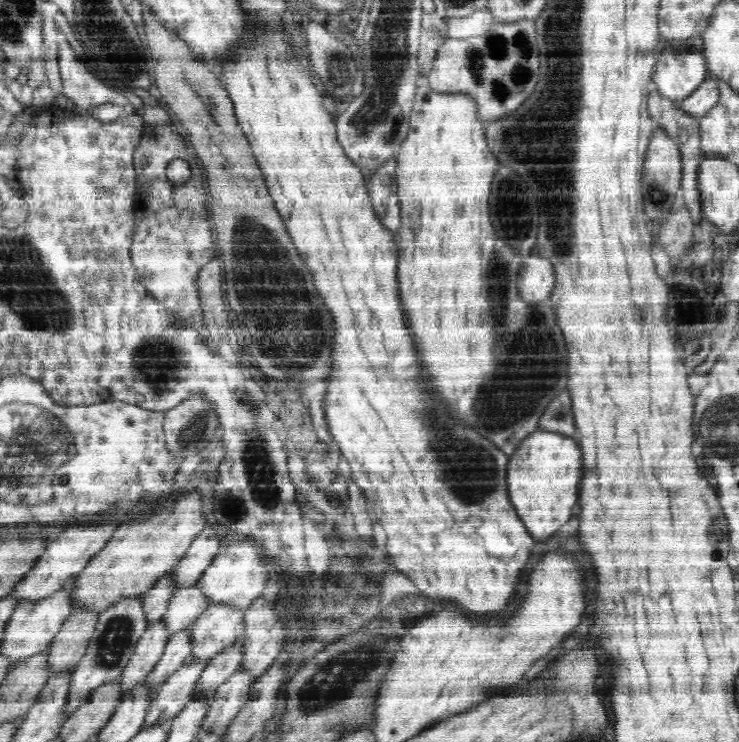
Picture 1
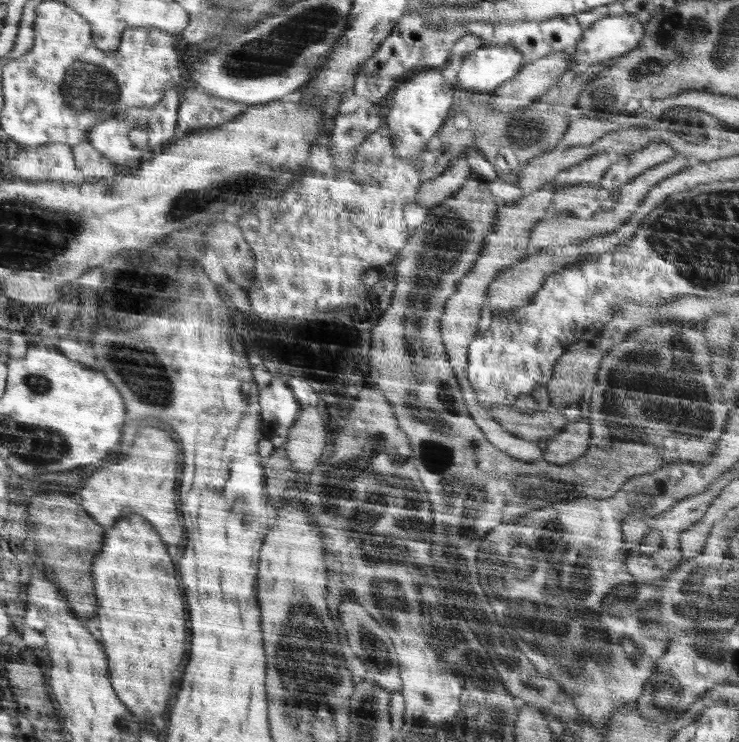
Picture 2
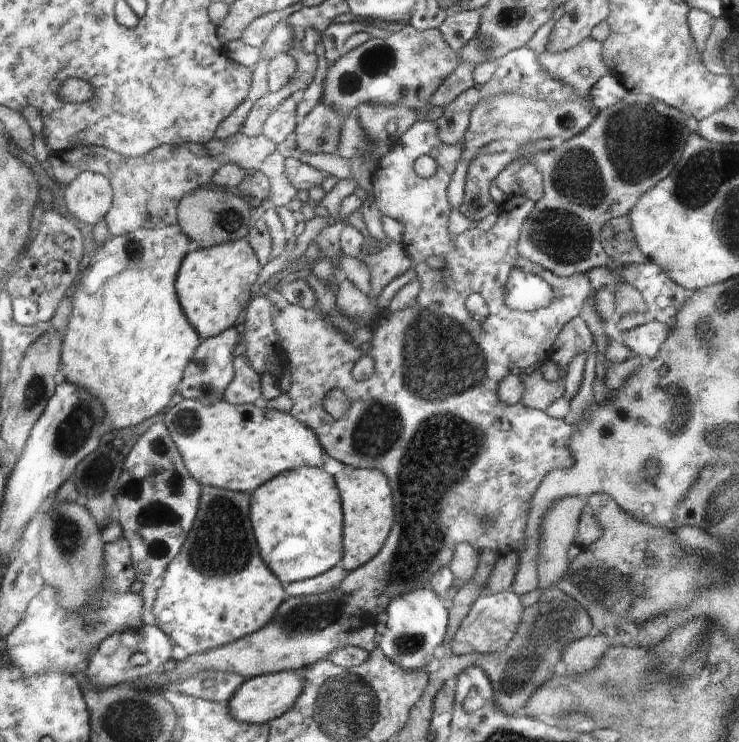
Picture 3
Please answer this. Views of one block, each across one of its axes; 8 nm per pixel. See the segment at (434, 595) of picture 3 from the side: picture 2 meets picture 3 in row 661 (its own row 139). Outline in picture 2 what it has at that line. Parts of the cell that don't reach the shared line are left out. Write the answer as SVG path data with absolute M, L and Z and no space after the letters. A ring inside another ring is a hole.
M439 68L422 70L395 87L390 96L390 111L384 117L383 124L391 131L400 158L414 165L418 156L427 150L430 138L443 128L444 121L448 119L448 110L455 102L454 89L450 83L446 83Z

